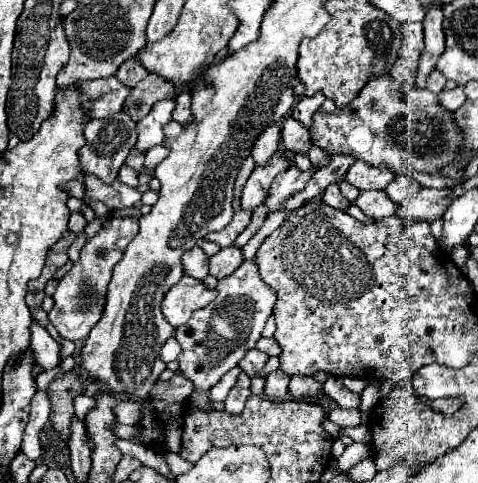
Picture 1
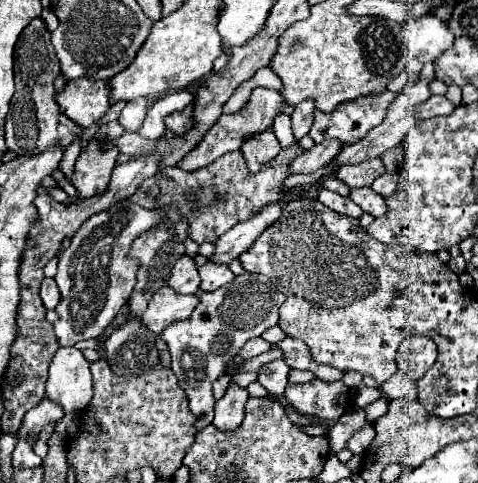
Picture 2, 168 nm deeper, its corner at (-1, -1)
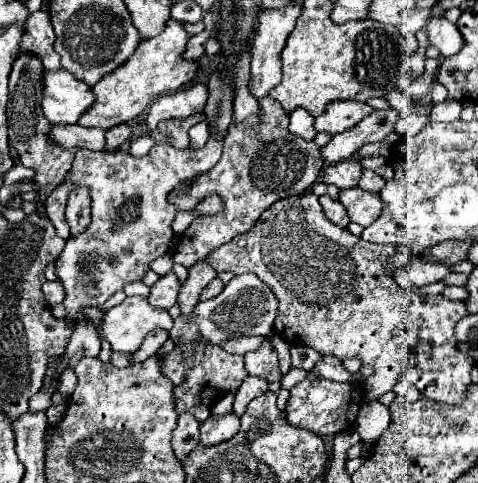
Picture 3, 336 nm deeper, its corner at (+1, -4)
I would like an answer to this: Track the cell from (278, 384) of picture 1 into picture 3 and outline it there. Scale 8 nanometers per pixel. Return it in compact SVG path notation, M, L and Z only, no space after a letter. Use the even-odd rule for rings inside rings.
M265 336L261 346L249 354L245 354L245 368L249 374L265 378L267 382L279 382L281 372L277 364L277 352L271 346L271 336Z

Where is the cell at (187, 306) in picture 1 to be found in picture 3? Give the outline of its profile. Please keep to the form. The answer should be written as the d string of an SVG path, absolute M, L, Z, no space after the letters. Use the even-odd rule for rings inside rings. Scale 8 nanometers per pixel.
M133 296L103 314L99 336L111 344L113 352L133 354L139 350L149 332L155 328L171 330L171 326L173 318L169 312L149 306L149 302L141 296Z

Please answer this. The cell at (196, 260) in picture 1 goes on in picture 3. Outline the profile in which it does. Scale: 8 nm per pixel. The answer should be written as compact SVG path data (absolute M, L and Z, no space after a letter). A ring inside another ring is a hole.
M173 272L161 276L153 288L151 288L151 294L147 298L147 302L155 308L163 308L163 310L169 310L175 302L177 302L177 290L179 290L179 280L175 278Z

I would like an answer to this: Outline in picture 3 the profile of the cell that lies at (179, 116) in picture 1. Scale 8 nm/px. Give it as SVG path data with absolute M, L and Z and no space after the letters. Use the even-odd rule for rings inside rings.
M195 114L193 118L185 118L185 120L181 120L181 122L177 122L177 120L165 120L165 122L161 122L161 124L157 126L157 130L159 130L163 136L171 138L177 150L185 150L185 148L187 148L185 144L189 144L187 130L189 130L193 124L203 122L203 120L205 120L203 114Z

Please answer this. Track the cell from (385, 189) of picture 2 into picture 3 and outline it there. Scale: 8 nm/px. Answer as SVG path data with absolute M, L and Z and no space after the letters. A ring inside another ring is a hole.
M363 170L361 178L357 182L357 186L361 190L369 190L369 192L379 192L383 184L385 184L385 180L381 176L377 176L373 170Z

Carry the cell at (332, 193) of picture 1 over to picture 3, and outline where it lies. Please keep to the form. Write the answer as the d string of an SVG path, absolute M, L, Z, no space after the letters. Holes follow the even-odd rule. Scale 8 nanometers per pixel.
M321 196L319 202L321 202L321 206L323 206L323 214L325 214L333 224L337 224L337 226L341 226L341 228L347 228L349 216L345 214L345 208L341 206L339 200L331 200L329 196Z

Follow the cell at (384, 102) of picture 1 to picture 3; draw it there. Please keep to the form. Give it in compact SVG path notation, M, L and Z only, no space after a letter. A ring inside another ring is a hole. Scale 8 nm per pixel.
M331 102L325 112L315 118L315 126L319 132L339 134L353 128L361 118L371 114L373 108L363 102Z

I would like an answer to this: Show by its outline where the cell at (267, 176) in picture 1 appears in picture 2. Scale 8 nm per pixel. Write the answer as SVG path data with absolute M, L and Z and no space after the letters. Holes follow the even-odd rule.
M263 131L263 135L255 135L255 139L249 139L247 147L243 147L241 151L247 161L249 173L255 175L263 165L273 161L281 153L281 143L277 141L273 131Z

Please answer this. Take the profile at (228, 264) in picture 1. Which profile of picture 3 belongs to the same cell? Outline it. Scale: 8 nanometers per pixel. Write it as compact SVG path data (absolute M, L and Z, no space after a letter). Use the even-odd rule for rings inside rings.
M215 278L215 280L211 280L209 286L201 292L201 300L211 300L211 298L215 298L221 290L223 290L223 282L221 282L219 278Z

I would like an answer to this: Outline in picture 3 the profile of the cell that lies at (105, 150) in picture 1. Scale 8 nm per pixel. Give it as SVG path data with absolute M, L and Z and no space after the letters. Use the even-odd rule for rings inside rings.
M77 188L71 192L67 210L65 210L65 218L71 228L71 236L77 236L89 228L91 210L89 210L89 194L85 194L85 190Z

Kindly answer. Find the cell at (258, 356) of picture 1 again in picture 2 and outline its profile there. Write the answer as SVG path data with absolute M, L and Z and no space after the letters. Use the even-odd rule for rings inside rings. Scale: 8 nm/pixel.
M259 337L259 339L251 339L251 341L243 347L243 351L241 351L239 355L241 355L241 359L253 359L253 357L257 357L257 355L269 351L269 349L271 349L271 345Z

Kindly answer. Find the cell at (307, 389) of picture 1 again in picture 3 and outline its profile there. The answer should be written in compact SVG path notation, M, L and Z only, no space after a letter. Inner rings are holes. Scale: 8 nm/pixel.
M307 376L303 382L291 388L291 396L285 406L285 418L295 428L311 430L317 436L337 436L343 430L355 426L355 418L363 404L361 392L353 384L331 382L317 376Z

